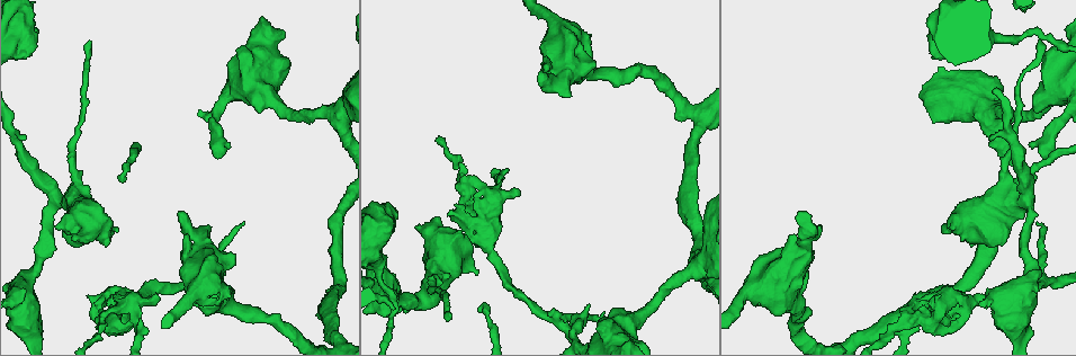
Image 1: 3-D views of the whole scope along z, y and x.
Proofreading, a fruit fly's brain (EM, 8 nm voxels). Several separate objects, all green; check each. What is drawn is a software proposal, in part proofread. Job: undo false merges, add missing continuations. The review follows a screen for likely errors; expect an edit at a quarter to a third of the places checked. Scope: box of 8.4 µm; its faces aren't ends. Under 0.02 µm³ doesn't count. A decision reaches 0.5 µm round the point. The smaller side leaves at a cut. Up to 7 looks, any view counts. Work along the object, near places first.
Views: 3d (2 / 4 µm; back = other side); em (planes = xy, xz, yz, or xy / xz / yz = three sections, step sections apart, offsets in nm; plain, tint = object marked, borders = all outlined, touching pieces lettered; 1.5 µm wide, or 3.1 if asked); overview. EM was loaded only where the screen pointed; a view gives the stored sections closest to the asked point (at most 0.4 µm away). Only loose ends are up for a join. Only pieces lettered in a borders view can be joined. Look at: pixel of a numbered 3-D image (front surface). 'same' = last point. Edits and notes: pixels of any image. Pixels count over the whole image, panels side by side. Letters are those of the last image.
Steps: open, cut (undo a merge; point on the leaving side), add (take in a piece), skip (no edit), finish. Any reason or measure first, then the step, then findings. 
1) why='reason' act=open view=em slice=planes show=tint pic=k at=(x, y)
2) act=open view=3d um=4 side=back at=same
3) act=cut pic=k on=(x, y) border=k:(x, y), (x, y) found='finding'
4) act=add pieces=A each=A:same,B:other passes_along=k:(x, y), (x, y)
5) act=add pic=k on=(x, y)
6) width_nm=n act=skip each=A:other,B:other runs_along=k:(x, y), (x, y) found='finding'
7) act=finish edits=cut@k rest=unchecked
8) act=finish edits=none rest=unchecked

why='an open end' act=open view=em slice=planes show=tint pic=1 at=(799, 215)

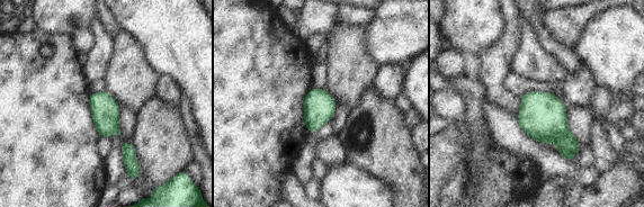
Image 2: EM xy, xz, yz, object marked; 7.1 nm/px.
why='see the neighbours' act=open view=em slice=planes show=borders at=same

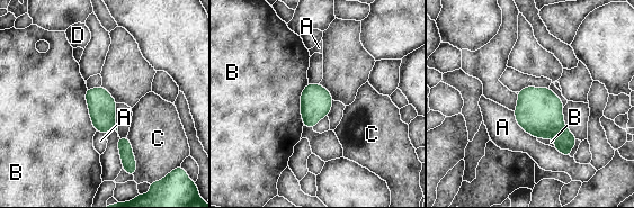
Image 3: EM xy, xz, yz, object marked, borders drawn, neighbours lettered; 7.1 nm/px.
act=skip each=A:other,B:other,C:other,D:other found='none of them fits'

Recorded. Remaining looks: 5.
why='thick end' act=open view=3d um=4 pic=1 at=(926, 36)

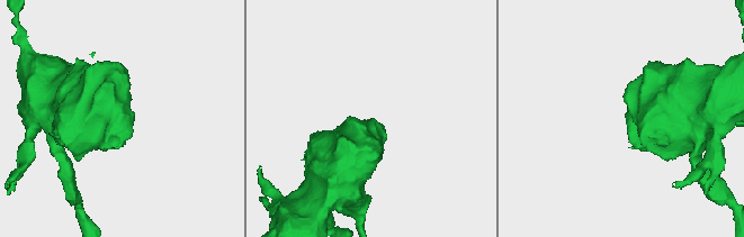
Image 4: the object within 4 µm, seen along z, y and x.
why='need the tissue' act=open view=em slice=planes show=tint pic=4 at=(628, 117)

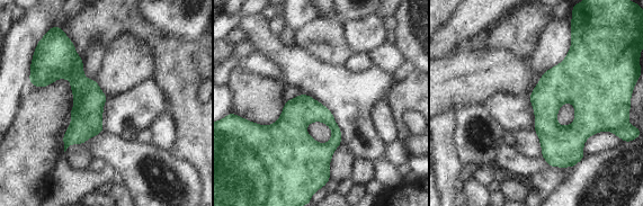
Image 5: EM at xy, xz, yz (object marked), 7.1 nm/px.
act=open view=em slice=planes show=borders at=same

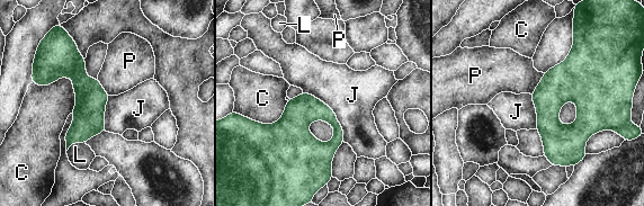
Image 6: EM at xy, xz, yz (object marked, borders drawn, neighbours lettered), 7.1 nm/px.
act=add pieces=L each=C:other,J:other,L:same,P:other found='it goes on there'

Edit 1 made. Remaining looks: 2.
why='free end' act=open view=em slice=planes show=borders pic=1 at=(588, 307)

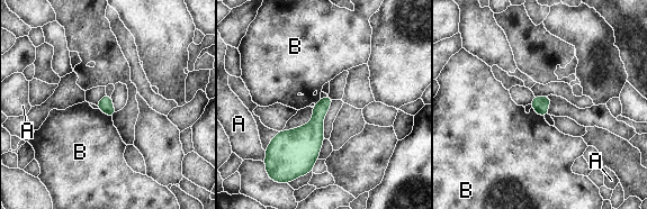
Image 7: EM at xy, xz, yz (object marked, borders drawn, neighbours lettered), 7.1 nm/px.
longest_contact=B:130nm act=skip each=A:other,B:other found='none of them fits'

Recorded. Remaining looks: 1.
act=finish edits=add@6 rest=unchecked

